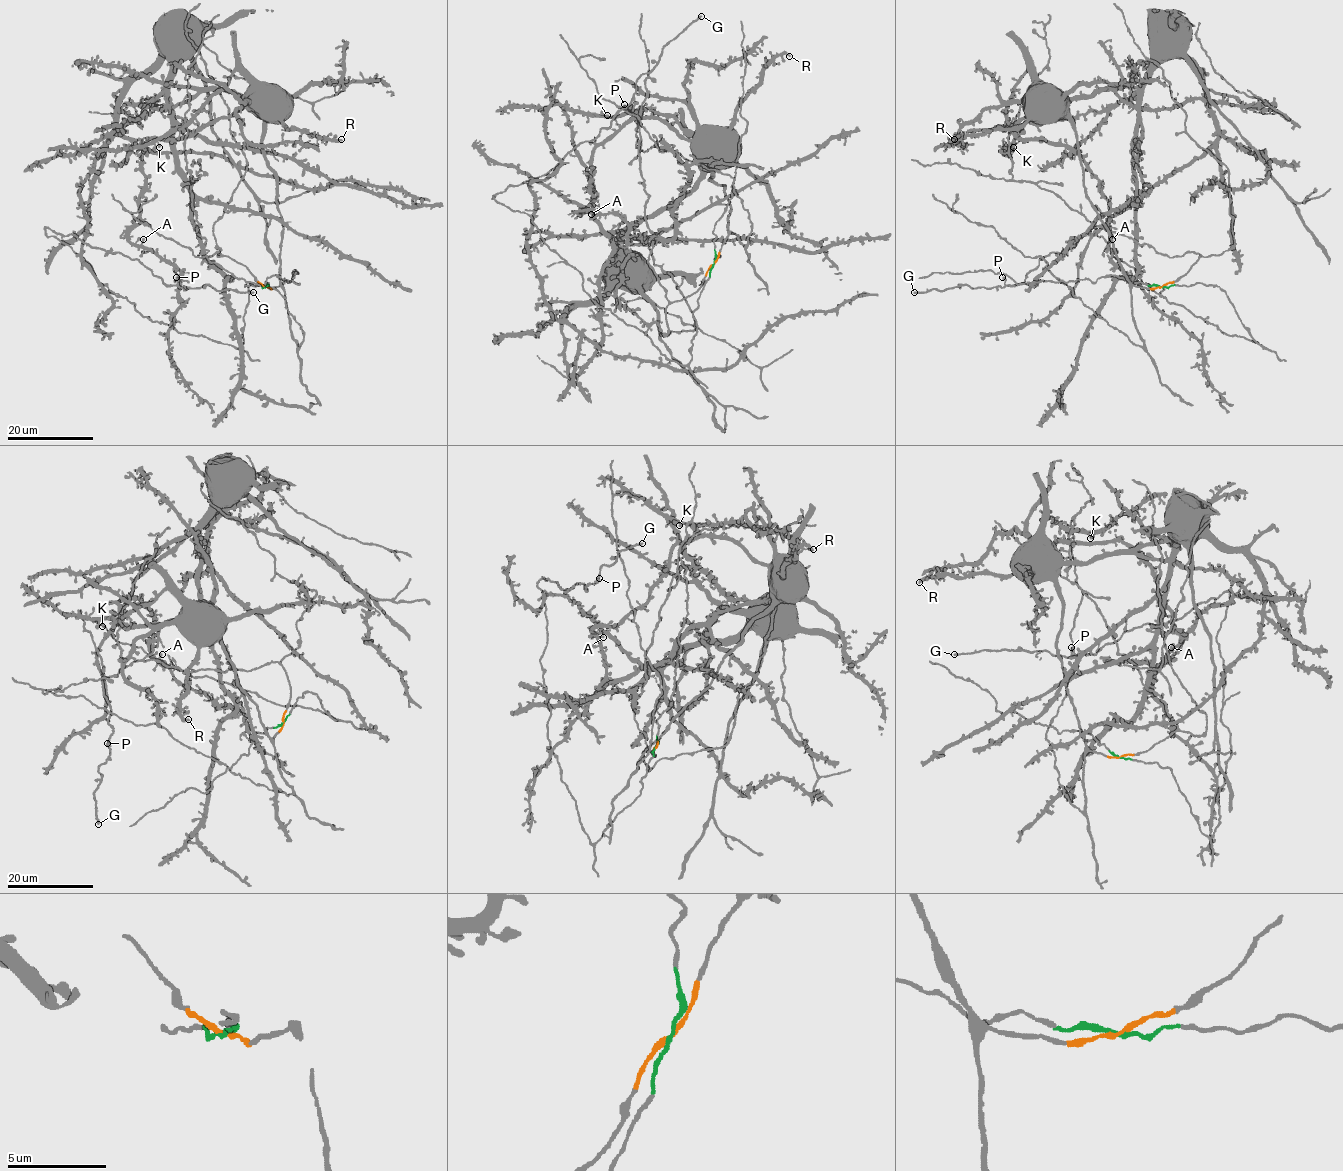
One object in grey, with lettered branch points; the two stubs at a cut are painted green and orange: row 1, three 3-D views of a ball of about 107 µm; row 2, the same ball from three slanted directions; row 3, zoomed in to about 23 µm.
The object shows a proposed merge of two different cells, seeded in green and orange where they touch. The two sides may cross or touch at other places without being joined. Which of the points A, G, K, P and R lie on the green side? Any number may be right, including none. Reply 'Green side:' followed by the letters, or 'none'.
Green side: G, P

